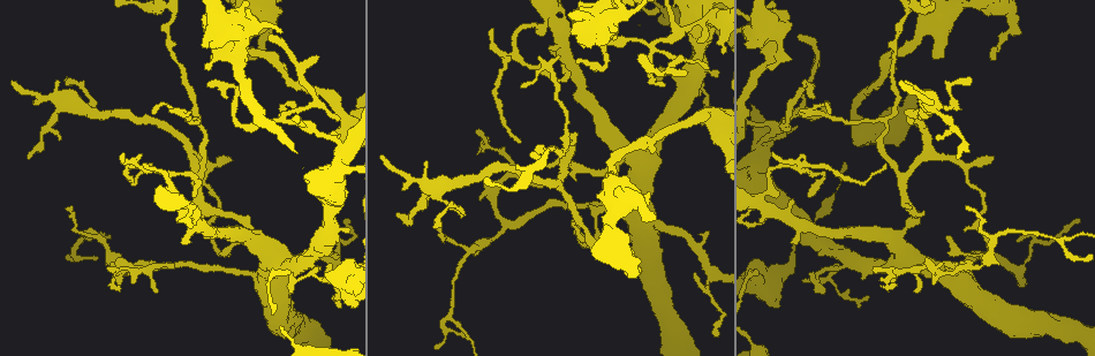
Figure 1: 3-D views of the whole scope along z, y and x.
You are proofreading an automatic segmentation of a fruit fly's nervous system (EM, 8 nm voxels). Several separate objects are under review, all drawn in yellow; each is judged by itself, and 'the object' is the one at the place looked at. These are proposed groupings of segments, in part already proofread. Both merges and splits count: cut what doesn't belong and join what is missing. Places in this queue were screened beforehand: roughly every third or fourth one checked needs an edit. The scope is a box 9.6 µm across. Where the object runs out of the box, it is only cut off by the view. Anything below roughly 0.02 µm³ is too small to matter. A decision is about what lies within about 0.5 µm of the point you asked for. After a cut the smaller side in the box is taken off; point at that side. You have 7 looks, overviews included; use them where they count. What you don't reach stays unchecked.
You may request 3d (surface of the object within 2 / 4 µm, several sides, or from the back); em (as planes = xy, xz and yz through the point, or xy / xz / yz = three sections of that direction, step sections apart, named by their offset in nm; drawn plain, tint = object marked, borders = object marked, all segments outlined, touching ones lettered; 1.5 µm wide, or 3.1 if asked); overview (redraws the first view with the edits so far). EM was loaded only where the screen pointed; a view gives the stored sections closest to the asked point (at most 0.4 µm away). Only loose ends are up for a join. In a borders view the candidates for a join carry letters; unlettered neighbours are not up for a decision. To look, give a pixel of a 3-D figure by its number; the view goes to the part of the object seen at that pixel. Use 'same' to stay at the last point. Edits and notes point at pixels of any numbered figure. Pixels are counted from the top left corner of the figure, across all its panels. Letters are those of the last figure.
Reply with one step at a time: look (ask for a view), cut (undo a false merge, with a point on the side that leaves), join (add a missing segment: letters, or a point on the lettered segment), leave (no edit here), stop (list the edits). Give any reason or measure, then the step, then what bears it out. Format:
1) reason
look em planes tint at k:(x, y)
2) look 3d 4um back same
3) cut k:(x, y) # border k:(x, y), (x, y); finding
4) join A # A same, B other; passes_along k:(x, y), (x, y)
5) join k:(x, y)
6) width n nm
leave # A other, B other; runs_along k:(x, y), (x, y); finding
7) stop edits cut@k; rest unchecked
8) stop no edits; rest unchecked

free end
look em planes borders at 1:(992, 54)

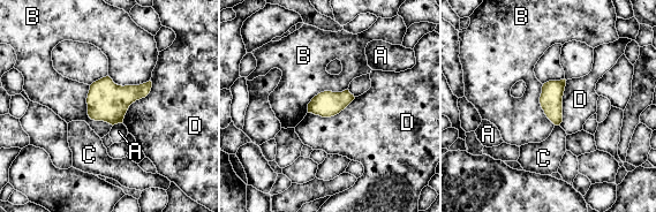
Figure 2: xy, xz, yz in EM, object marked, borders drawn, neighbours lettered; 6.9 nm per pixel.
width 160 nm
leave # A other, B other, C other, D other; border 2:(89, 85), (88, 115), (112, 126); none of them fits

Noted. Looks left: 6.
three-way junction
look em 3.1um planes tint at 1:(252, 230)

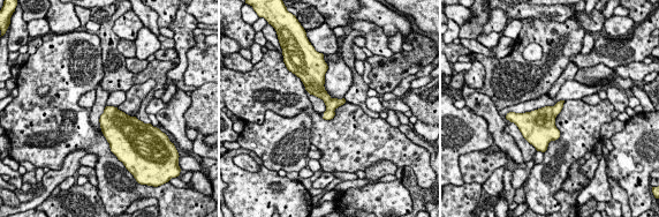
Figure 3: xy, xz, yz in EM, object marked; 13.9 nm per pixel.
see the neighbours
look em 3.1um planes borders same

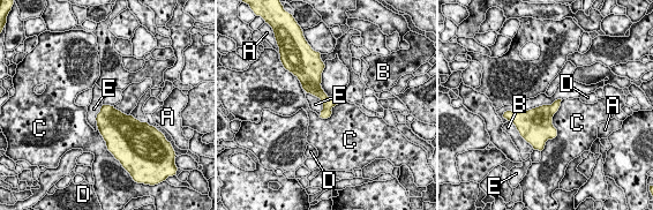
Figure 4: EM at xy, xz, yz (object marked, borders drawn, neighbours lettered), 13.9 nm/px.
leave # A other, B other, C other, D other, E other; border 4:(307, 92), (320, 99), (321, 111); all the same cell

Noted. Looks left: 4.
branch stops here
look 3d 4um at 1:(347, 220)

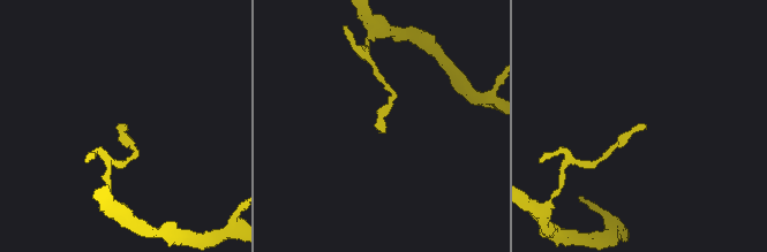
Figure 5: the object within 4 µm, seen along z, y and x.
now the EM
look em planes borders at 5:(121, 127)

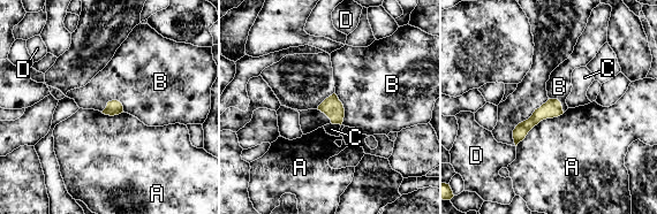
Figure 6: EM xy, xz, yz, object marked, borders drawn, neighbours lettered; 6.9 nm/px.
width 110 nm
leave # A other, B other, C other, D other; border 6:(123, 106), (110, 100), (102, 112); none of them fits

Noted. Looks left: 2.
stop no edits; rest unchecked

